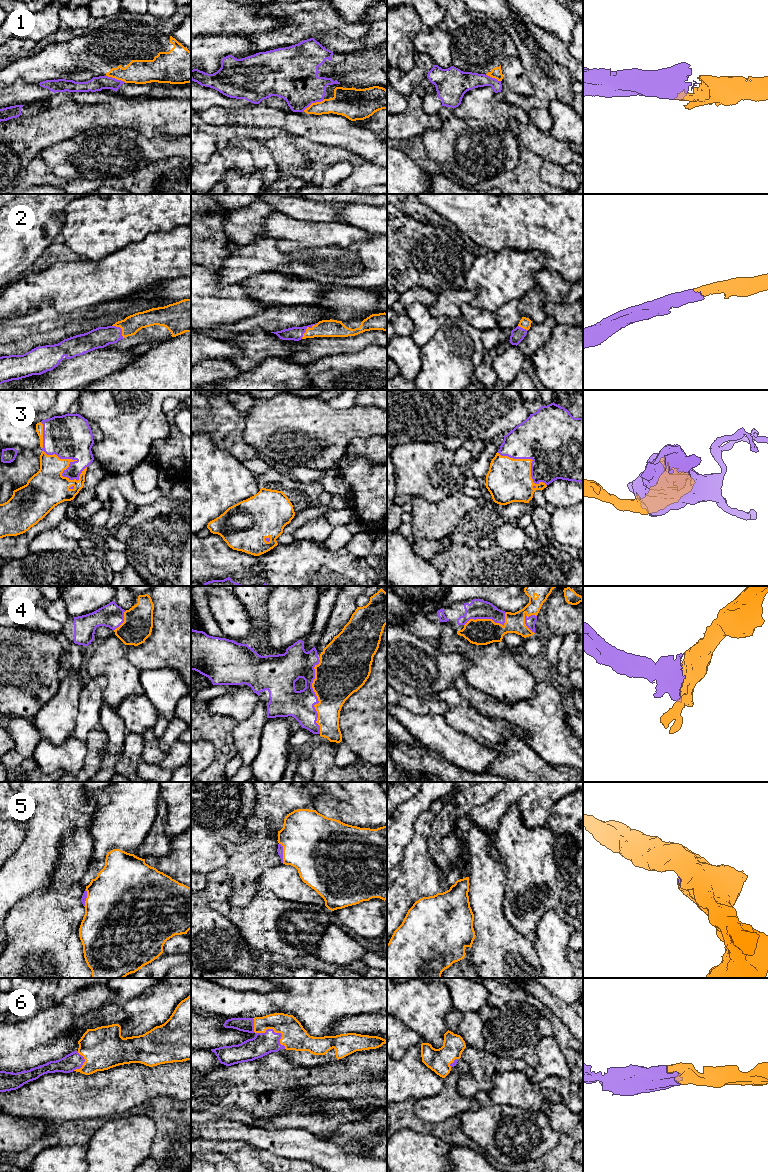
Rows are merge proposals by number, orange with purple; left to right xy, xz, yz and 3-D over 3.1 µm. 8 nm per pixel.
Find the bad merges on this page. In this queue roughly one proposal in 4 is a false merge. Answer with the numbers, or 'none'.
1

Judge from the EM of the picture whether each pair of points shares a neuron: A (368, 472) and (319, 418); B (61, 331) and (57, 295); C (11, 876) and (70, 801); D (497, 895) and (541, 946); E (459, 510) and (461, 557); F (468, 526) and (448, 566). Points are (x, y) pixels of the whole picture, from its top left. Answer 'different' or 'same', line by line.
A: different
B: different
C: same
D: different
E: different
F: different

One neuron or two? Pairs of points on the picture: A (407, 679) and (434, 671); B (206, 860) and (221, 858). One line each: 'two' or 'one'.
A: one
B: one

